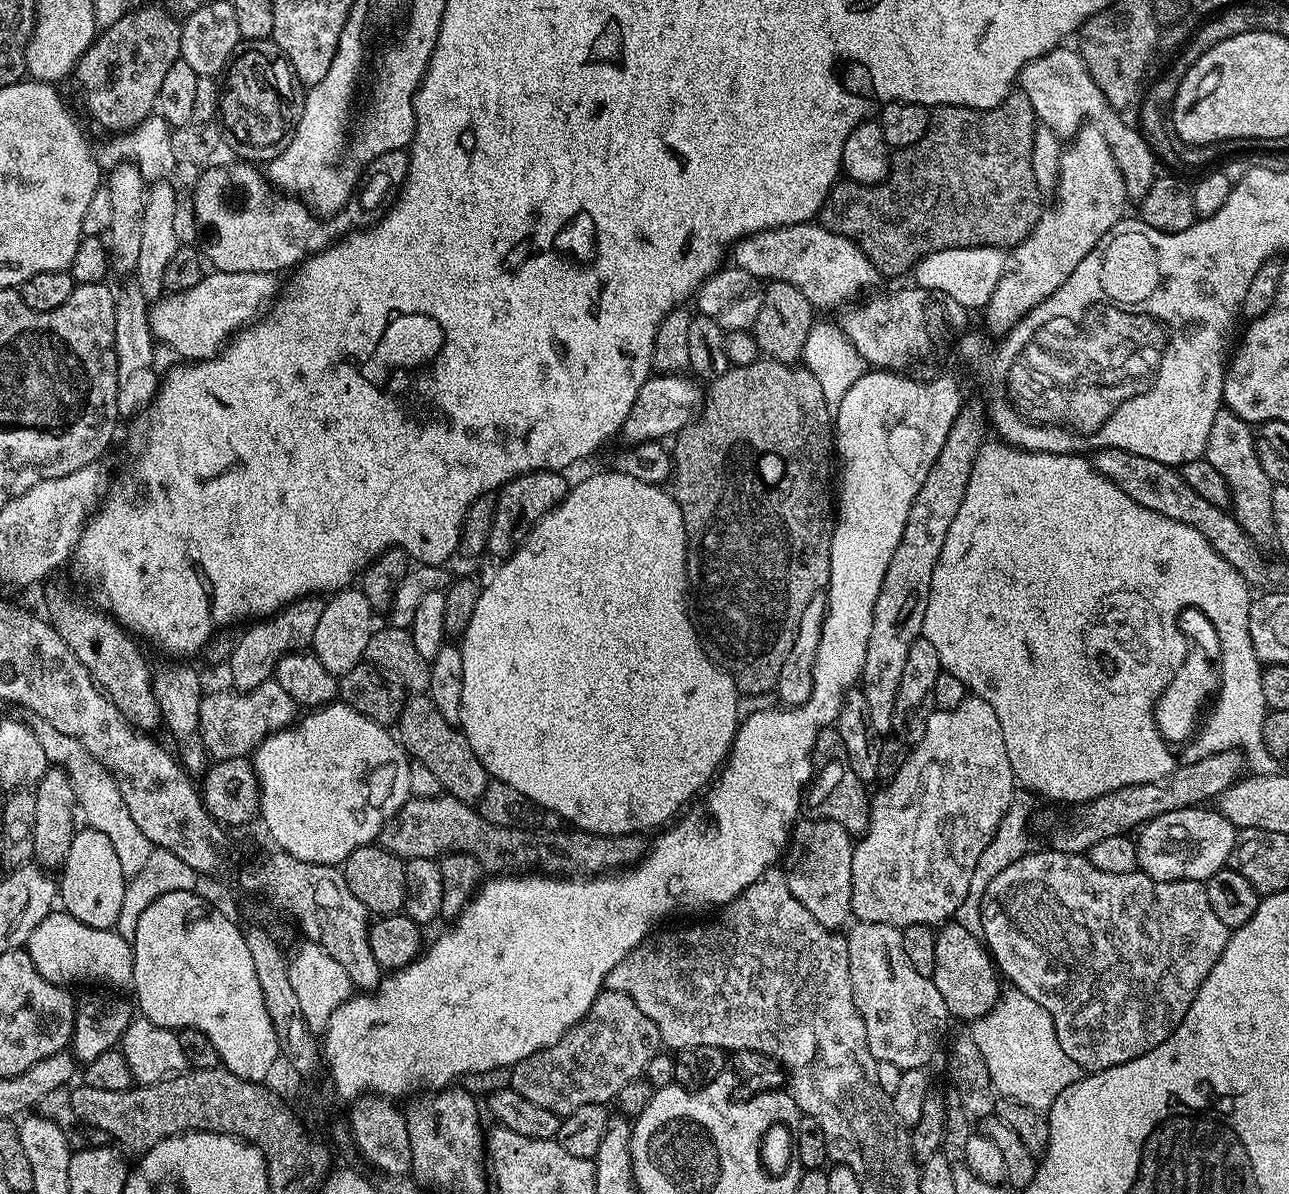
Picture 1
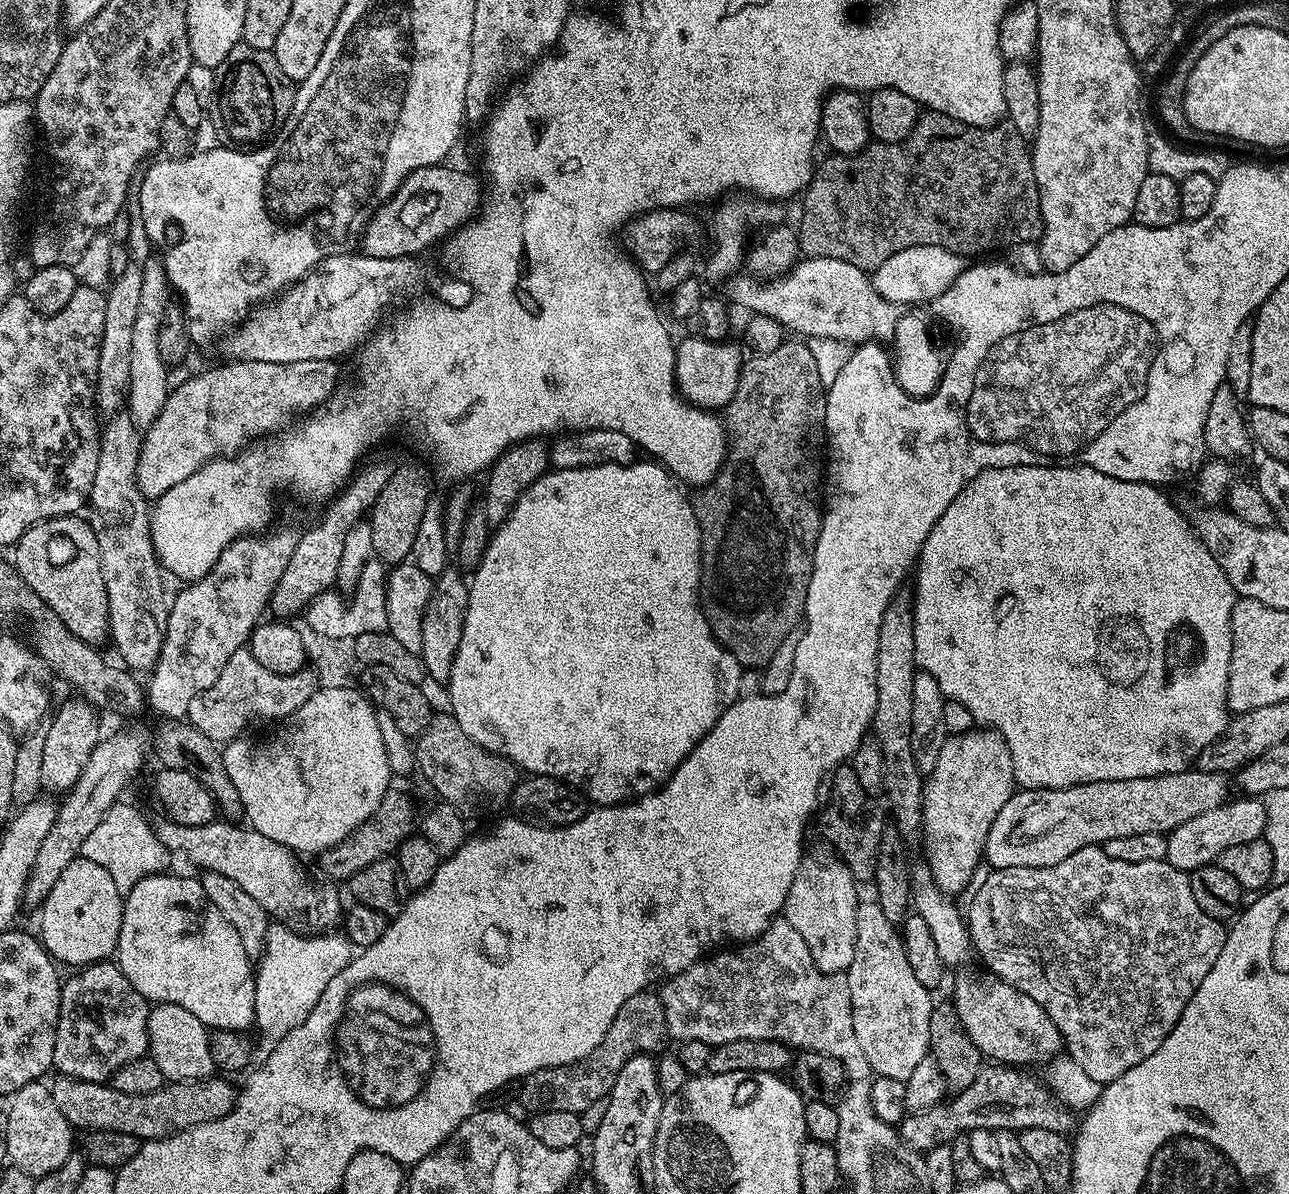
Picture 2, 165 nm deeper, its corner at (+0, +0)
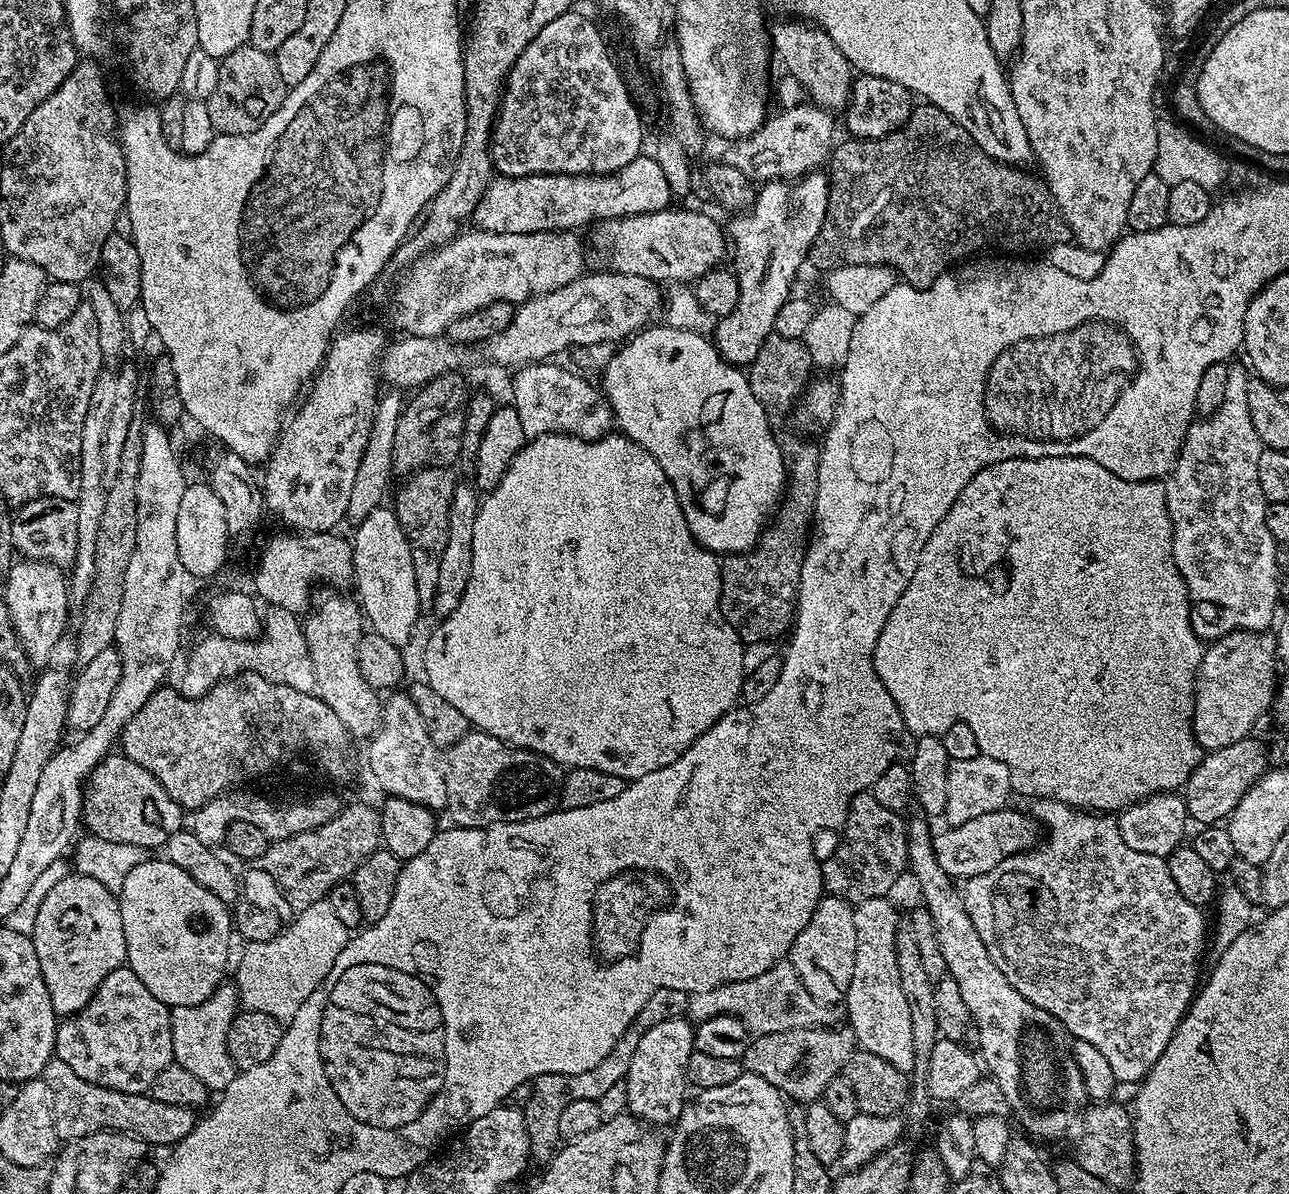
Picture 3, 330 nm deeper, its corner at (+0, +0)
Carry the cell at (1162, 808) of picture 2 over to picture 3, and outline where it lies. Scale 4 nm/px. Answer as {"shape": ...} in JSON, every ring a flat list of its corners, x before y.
{"shape":[[1005,806,996,812,981,814,979,818,970,818,970,822,945,827,945,832,937,831,933,835,932,846,938,866,950,877,971,878,994,870,994,866,1007,856,1037,847,1037,821,1027,811,1024,812,1015,812,1012,806]]}

